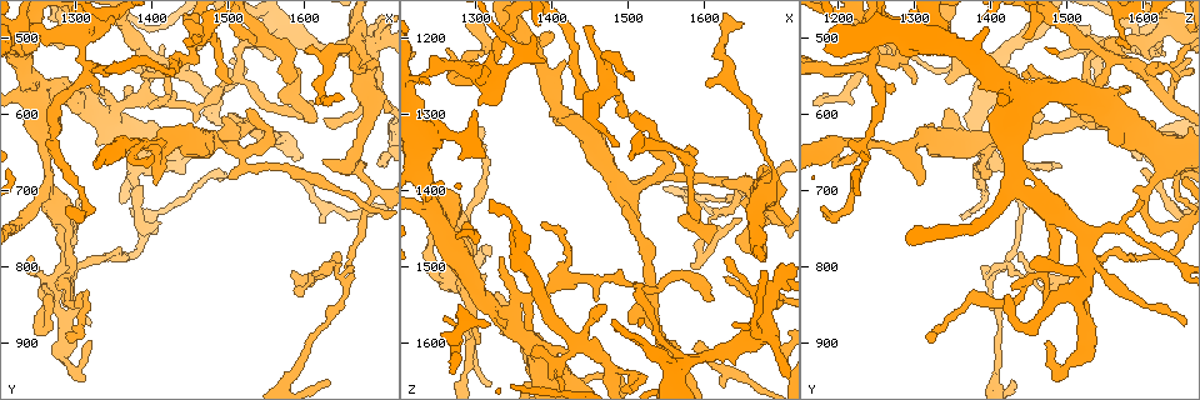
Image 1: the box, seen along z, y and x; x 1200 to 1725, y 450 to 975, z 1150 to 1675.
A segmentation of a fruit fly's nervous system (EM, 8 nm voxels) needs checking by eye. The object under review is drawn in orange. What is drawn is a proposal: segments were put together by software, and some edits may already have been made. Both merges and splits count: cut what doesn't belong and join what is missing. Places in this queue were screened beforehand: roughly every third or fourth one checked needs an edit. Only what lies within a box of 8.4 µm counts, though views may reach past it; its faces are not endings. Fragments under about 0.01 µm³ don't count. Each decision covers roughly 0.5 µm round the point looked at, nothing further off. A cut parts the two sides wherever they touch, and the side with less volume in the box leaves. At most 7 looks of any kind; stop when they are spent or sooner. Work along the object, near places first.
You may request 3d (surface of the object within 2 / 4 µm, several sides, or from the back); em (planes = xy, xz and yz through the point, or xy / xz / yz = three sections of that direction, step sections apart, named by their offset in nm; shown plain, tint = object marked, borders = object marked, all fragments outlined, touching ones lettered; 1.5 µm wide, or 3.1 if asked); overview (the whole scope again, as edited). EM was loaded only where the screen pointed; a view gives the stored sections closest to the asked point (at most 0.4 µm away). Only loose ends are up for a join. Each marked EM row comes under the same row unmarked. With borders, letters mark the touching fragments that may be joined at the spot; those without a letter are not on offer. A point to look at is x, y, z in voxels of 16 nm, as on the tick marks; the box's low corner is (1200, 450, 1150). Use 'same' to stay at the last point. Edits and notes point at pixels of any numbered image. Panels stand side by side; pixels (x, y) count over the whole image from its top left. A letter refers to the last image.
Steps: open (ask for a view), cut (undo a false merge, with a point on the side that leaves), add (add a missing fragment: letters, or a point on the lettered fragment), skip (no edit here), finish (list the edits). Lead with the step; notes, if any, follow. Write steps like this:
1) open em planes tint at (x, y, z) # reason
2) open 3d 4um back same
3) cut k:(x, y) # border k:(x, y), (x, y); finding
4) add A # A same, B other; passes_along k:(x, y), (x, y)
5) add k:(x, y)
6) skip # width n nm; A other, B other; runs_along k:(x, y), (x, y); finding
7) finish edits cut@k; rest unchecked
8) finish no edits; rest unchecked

open em planes borders at (1480, 640, 1385) # two arms in line, one across

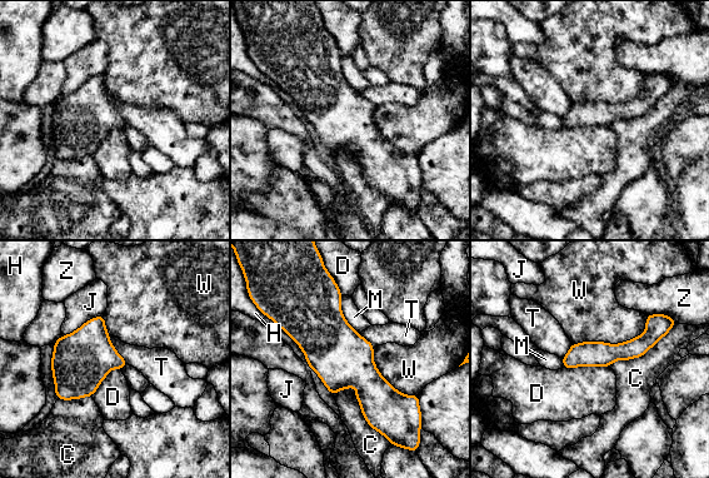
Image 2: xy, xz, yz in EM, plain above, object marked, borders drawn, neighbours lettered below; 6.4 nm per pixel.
skip # longest_contact W 550 nm; C other, D other, H other, J other, M other, T other, W other, Z other; runs_along 2:(658, 334), (628, 350), (565, 362); all the same cell

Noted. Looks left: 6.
open 3d 2um at (1600, 515, 1260) # tapers out

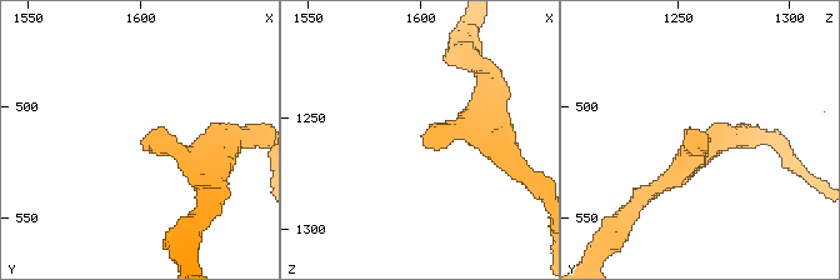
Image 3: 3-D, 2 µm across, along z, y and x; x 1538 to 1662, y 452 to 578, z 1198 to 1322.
open em planes tint at (1600, 517, 1262) # now the EM

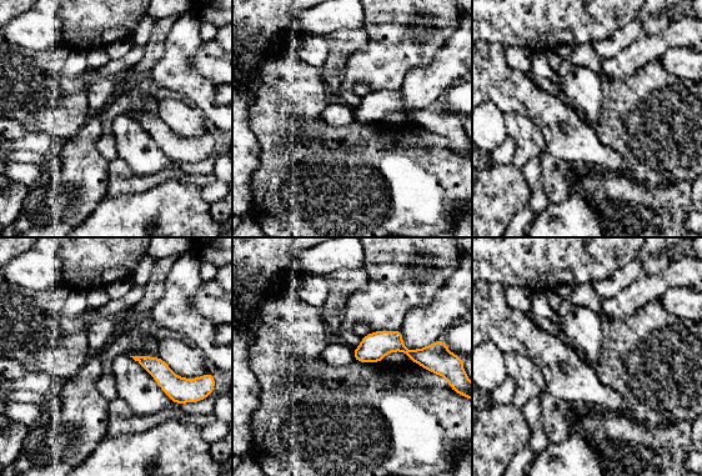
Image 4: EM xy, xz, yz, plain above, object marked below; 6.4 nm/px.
open em planes borders same

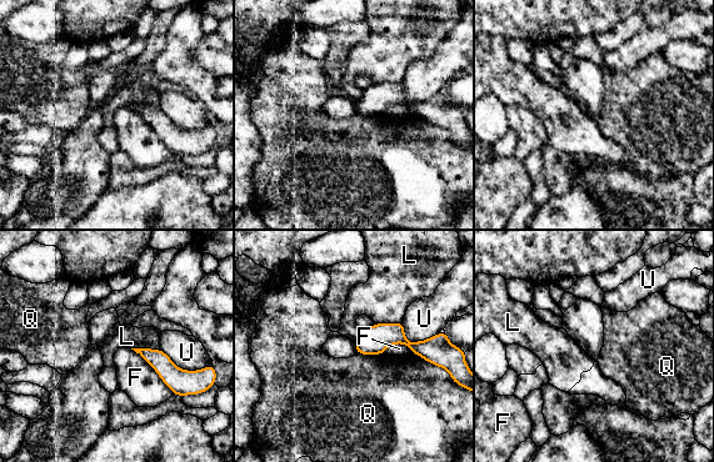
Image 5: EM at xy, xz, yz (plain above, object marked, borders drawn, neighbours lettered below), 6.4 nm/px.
skip # width 180 nm; F other, L other, Q other, U other; runs_along 5:(429, 344), (377, 339), (358, 345); no lettered fragment goes on from it

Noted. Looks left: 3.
open 3d 4um at (1655, 800, 1415) # branch point

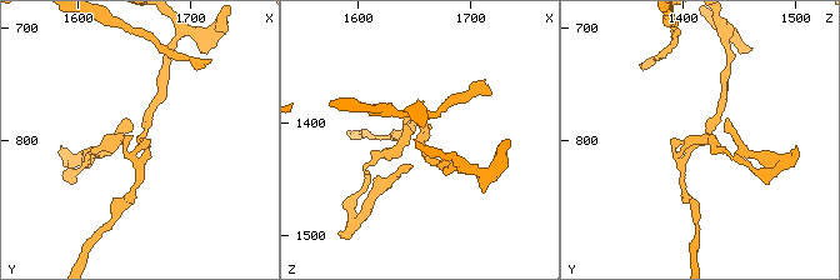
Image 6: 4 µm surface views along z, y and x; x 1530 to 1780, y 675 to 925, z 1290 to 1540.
open em planes borders at (1654, 800, 1416) # arms 3

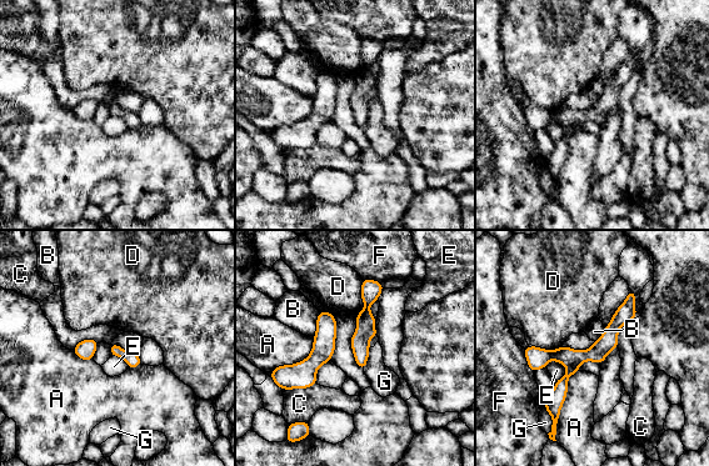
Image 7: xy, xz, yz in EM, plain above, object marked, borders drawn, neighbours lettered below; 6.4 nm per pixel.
cut 7:(370, 291) # longest_contact A 380 nm; A other, B other, C other, D other, E other, F other, G other; border 7:(362, 311), (370, 314), (374, 325); a second cell is stuck on

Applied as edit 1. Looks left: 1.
finish edits cut@7; rest unchecked

